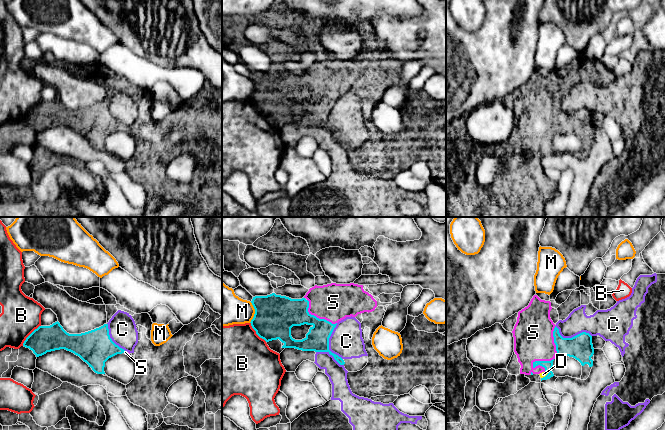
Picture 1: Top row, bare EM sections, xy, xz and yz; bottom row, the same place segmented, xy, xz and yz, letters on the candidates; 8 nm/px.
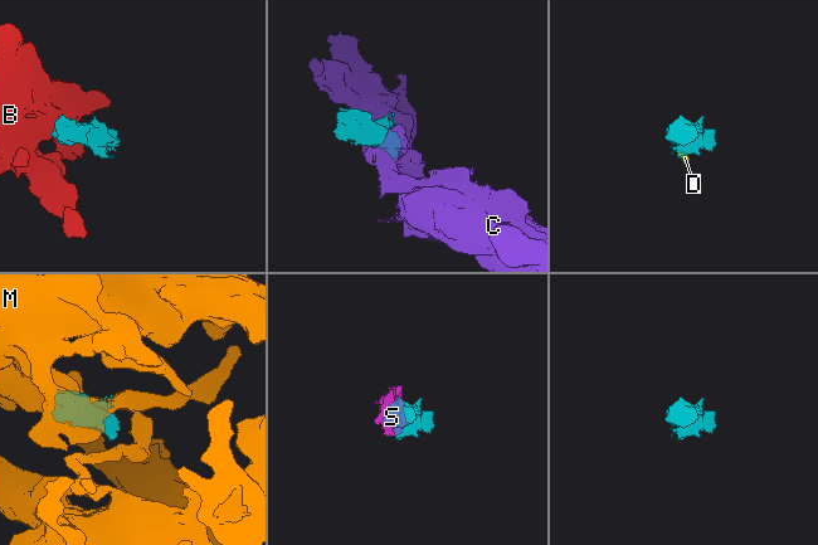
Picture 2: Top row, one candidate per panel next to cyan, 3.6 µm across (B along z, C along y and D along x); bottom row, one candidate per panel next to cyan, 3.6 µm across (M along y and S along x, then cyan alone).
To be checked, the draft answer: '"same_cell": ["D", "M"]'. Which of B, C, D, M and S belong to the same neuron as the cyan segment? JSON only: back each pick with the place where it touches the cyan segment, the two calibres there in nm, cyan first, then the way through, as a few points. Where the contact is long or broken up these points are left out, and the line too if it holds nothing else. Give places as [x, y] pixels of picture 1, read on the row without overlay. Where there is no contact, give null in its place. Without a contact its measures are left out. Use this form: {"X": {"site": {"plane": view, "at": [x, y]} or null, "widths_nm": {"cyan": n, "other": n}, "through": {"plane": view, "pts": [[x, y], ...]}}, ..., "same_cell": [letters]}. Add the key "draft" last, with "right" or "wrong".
{"D": {"site": {"plane": "yz", "at": [546, 151]}, "widths_nm": {"cyan": 70, "other": 50}}, "S": {"site": {"plane": "yz", "at": [556, 130]}, "widths_nm": {"cyan": 70, "other": 320}}, "same_cell": ["D", "S"], "draft": "wrong"}

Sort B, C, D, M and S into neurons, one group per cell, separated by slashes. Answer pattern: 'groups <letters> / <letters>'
groups B / C / D S / M

